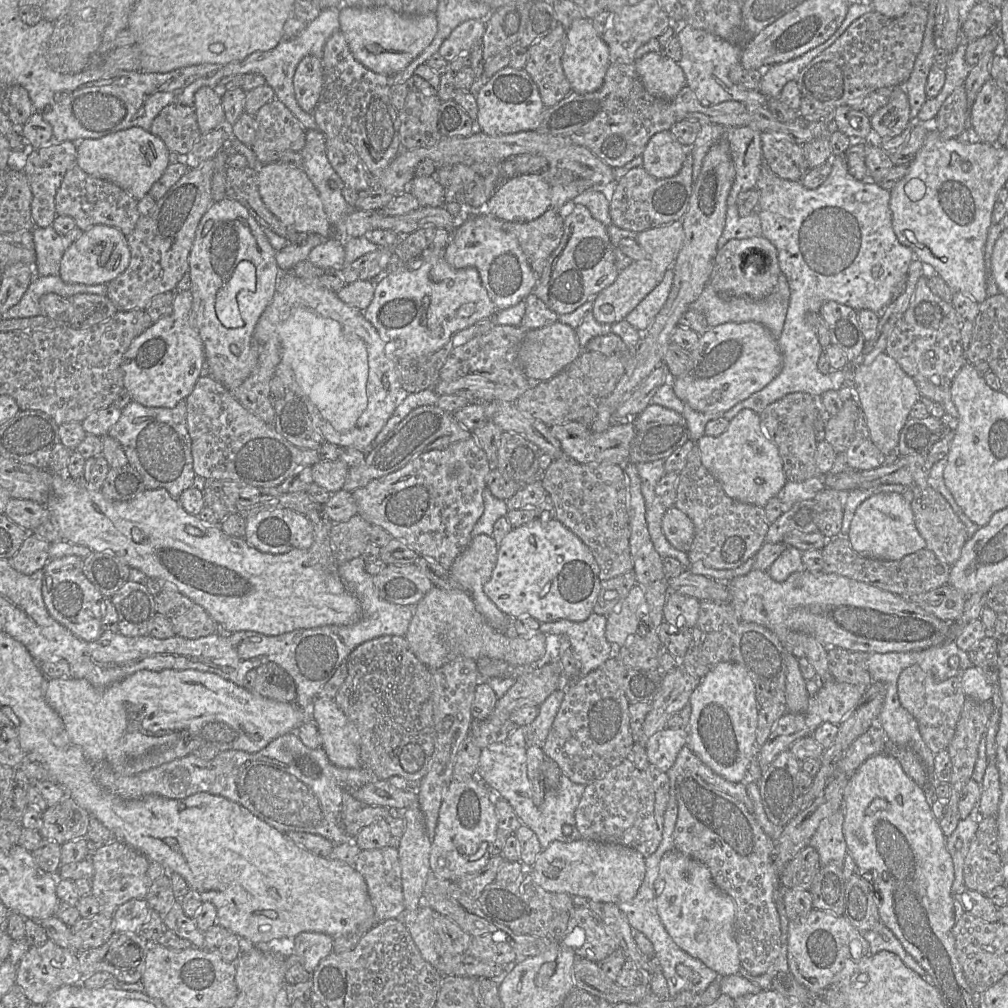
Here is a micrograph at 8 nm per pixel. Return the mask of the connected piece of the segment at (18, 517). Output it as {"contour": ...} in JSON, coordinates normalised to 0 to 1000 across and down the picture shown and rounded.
{"contour":[[[11,494],[6,502],[5,511],[27,528],[32,528],[50,516],[50,510],[44,501],[26,495]]]}

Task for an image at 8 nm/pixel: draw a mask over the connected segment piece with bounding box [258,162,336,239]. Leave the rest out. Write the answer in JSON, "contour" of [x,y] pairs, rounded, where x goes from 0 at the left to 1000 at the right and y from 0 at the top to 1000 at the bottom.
{"contour":[[[276,161],[262,163],[256,169],[256,187],[264,205],[286,226],[300,231],[316,232],[322,237],[333,234],[324,216],[316,191],[300,167]]]}

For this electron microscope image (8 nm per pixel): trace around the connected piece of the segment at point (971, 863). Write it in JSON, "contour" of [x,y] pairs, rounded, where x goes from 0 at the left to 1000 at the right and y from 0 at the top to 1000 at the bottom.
{"contour":[[[968,830],[963,834],[957,851],[955,870],[960,882],[975,888],[999,876],[998,859],[990,845],[981,844]]]}

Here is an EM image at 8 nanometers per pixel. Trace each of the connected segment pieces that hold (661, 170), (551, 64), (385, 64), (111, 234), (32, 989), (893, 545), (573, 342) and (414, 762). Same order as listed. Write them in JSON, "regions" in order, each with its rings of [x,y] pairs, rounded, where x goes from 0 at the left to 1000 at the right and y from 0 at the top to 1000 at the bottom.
{"regions":[[[[665,129],[653,131],[644,138],[636,153],[637,166],[651,178],[671,175],[678,165],[683,147]]],[[[555,23],[545,34],[524,47],[519,68],[533,84],[541,107],[553,103],[567,91],[558,66],[562,32],[563,29]]],[[[339,5],[336,26],[351,58],[368,70],[382,75],[402,68],[428,44],[435,31],[432,13],[400,15],[384,6],[350,8]]],[[[94,223],[82,232],[64,249],[60,260],[60,276],[70,282],[107,282],[121,272],[129,261],[129,247],[126,235],[116,226]]],[[[48,932],[42,938],[30,938],[17,957],[16,977],[19,978],[30,995],[44,997],[50,986],[63,977],[80,975],[77,946],[57,938]]],[[[889,488],[869,489],[856,497],[844,517],[841,535],[851,551],[870,556],[891,557],[919,543],[907,519],[904,499]]],[[[553,318],[544,323],[524,327],[515,343],[514,355],[524,376],[542,378],[560,367],[576,349],[571,327]]],[[[393,630],[377,631],[354,641],[346,650],[344,663],[345,671],[332,695],[354,722],[360,761],[376,774],[398,770],[404,775],[417,775],[425,766],[431,746],[429,665],[414,653],[402,631]]]]}

